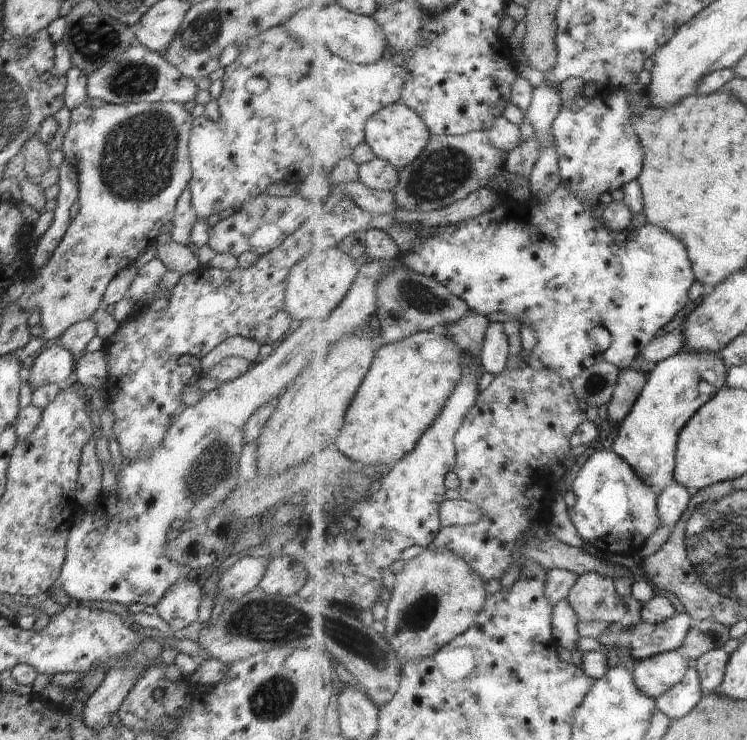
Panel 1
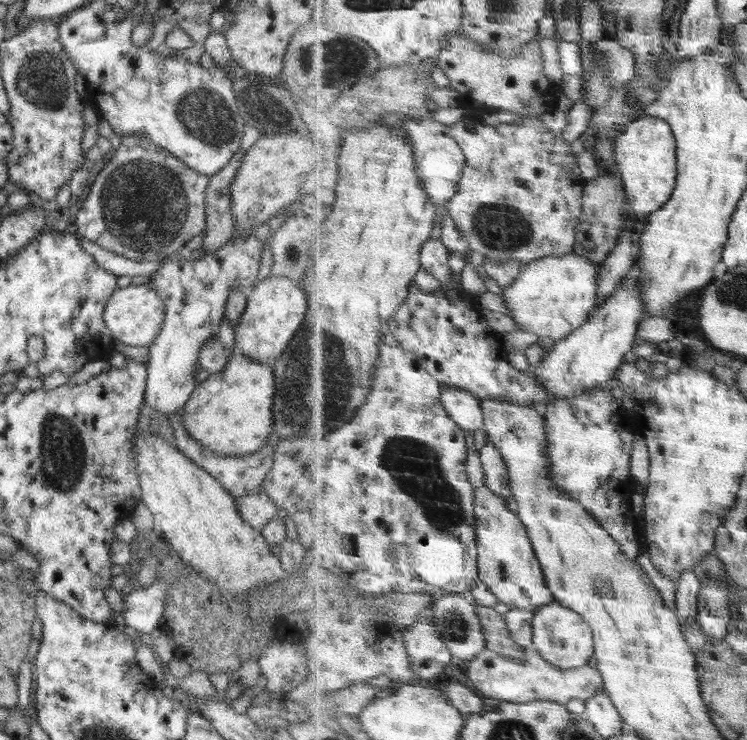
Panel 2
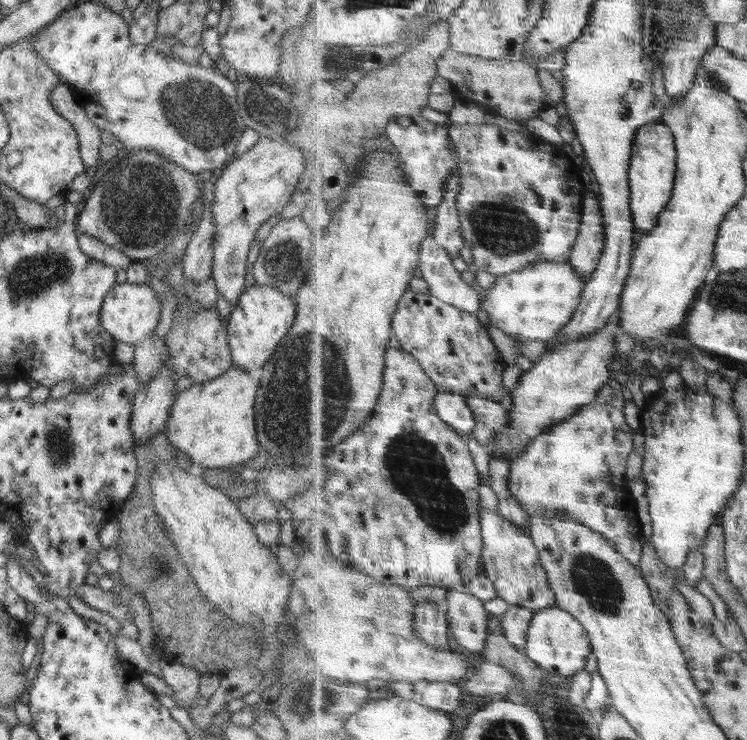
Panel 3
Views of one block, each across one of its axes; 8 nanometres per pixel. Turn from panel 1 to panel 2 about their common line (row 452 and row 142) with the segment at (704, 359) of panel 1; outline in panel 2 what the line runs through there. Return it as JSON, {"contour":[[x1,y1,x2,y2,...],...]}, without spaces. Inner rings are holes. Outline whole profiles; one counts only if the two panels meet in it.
{"contour":[[644,116,618,136,614,156,626,184,629,206,639,224,646,227,651,214,659,211,678,188,680,174,677,135,664,118]]}

